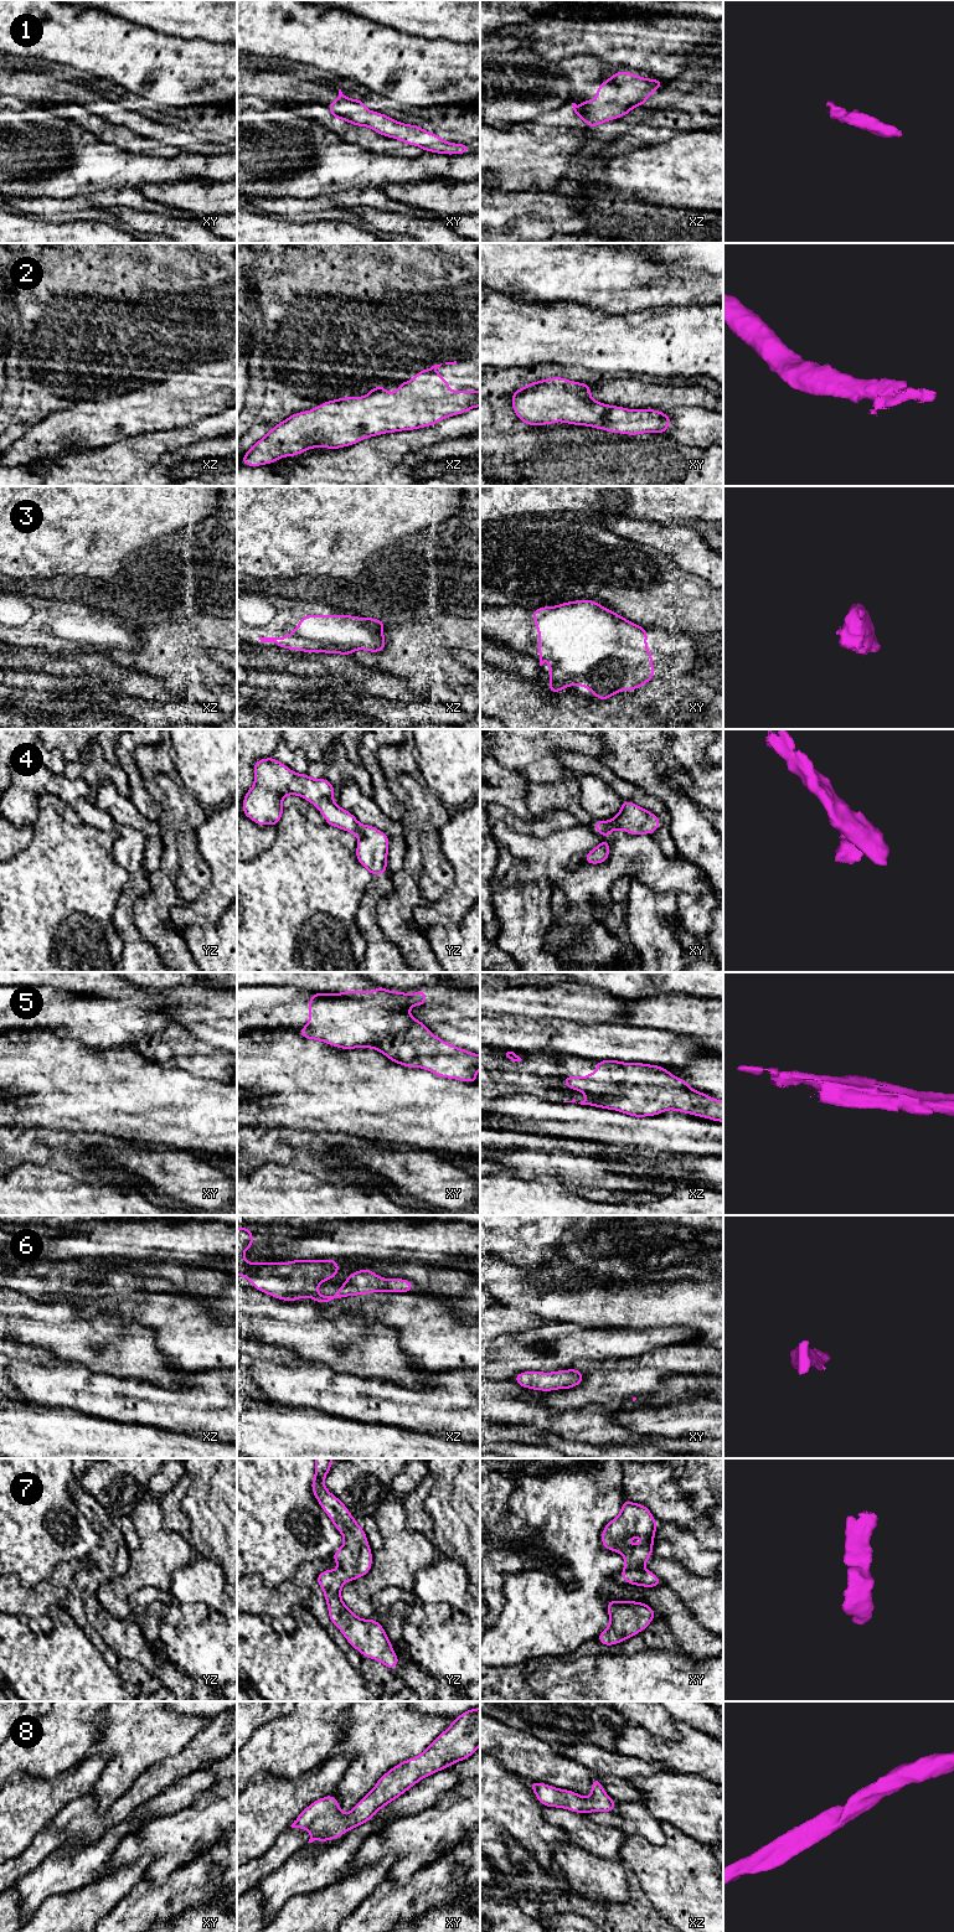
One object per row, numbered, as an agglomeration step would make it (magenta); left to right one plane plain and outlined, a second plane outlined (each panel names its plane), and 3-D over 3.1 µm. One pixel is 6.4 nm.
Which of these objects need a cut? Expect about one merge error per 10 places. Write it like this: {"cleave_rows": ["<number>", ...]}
{"cleave_rows": []}

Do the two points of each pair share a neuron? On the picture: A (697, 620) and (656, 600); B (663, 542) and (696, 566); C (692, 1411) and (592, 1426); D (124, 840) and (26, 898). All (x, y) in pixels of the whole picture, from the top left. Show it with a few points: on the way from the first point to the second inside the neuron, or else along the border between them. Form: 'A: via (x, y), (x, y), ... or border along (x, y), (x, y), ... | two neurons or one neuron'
A: via (687, 610), (676, 600), (666, 600) | one neuron
B: via (671, 542), (687, 557) | one neuron
C: border along (610, 1414), (613, 1422), (639, 1436) | two neurons
D: border along (113, 835), (113, 859), (127, 872) | two neurons

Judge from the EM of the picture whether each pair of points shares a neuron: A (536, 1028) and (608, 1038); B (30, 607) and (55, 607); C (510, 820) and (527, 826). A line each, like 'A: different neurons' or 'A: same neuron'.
A: same neuron
B: same neuron
C: same neuron

